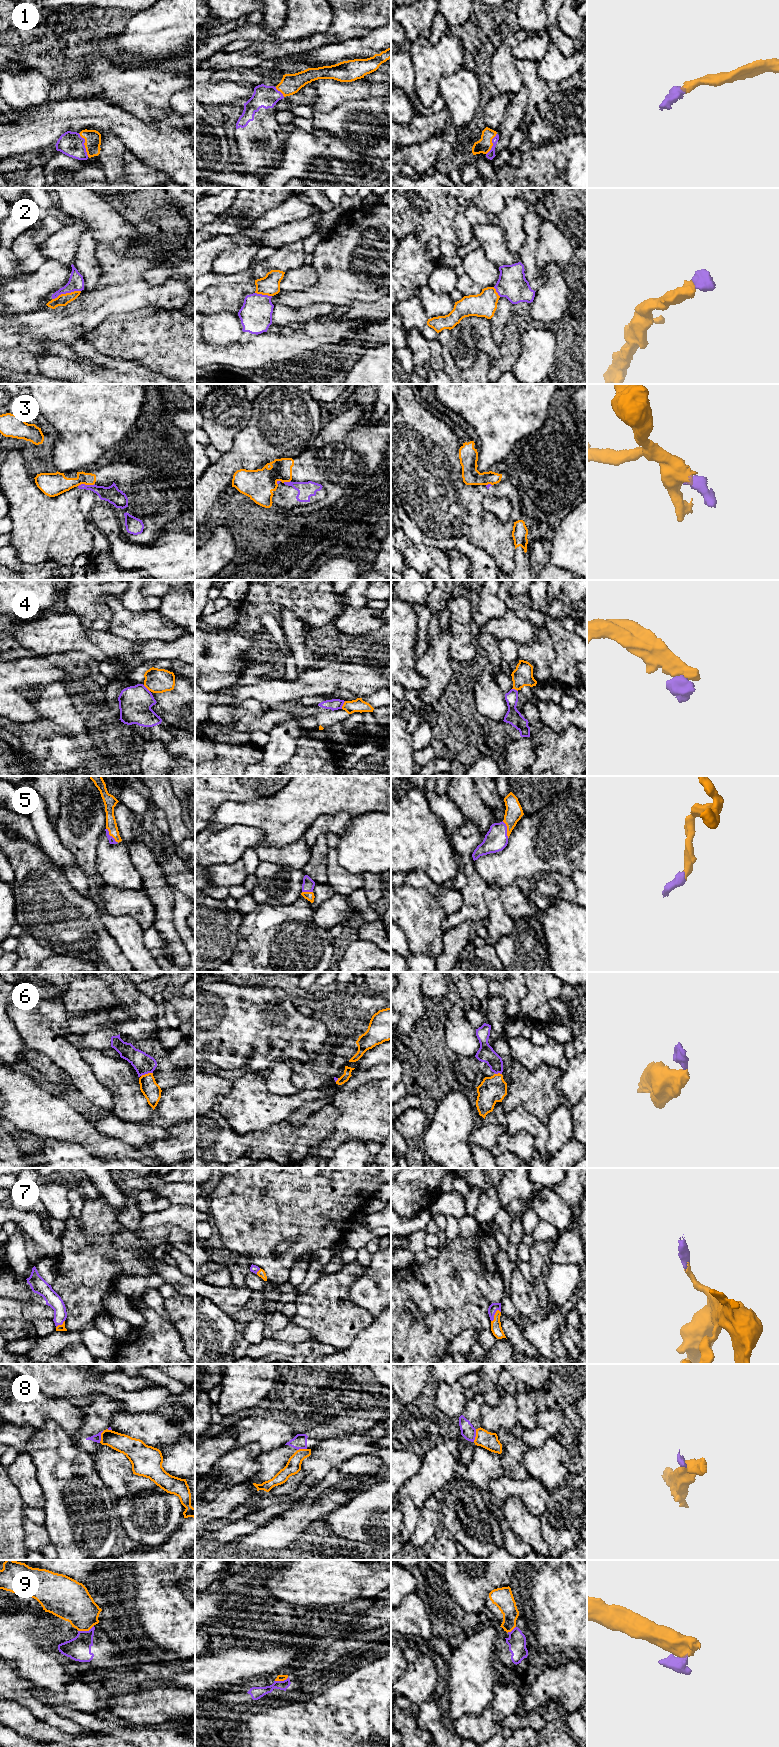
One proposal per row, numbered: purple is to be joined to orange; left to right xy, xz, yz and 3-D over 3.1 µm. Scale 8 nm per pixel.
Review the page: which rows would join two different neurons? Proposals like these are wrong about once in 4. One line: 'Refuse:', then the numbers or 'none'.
Refuse: 4, 6, 8, 9

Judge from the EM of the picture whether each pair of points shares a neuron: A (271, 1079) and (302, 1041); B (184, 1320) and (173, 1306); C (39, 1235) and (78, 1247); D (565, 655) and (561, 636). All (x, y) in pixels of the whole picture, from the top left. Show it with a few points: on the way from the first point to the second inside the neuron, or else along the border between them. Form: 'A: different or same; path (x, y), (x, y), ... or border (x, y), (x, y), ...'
A: different; border (280, 1060), (268, 1070)
B: same; path (184, 1317), (176, 1309)
C: different; border (60, 1238), (61, 1254), (56, 1261)
D: same; path (565, 650), (565, 641)

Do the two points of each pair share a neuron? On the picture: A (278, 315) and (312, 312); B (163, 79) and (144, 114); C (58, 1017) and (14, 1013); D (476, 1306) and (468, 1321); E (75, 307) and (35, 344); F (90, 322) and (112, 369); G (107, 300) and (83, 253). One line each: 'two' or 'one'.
A: one
B: one
C: one
D: one
E: one
F: two
G: two

